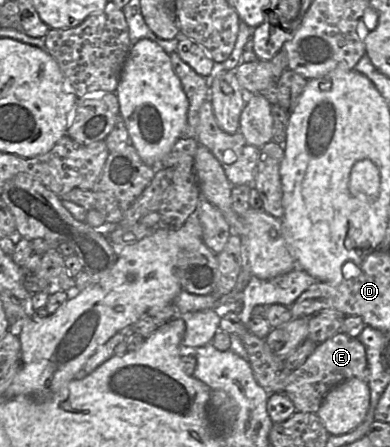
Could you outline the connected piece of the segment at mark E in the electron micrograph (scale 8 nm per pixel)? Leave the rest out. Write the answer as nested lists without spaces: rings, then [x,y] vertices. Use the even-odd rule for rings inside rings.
[[[338,332],[318,344],[306,361],[290,373],[284,394],[294,403],[297,412],[317,413],[325,395],[333,387],[351,378],[369,382],[366,350],[358,338]]]

